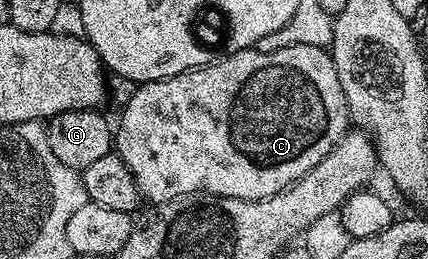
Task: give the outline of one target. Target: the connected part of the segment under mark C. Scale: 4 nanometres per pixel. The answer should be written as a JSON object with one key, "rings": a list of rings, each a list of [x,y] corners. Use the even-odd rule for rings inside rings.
{"rings":[[[292,45],[283,47],[279,51],[259,51],[256,47],[241,49],[237,53],[227,53],[225,56],[217,58],[216,61],[212,61],[210,65],[203,65],[199,69],[188,69],[186,73],[158,81],[140,82],[130,92],[129,102],[120,112],[121,122],[118,125],[116,122],[115,125],[115,151],[131,171],[142,198],[154,205],[181,197],[184,193],[210,193],[248,201],[267,199],[271,195],[282,193],[303,175],[307,175],[307,171],[311,171],[311,167],[318,165],[327,155],[327,151],[331,151],[331,147],[335,147],[335,143],[351,125],[347,99],[343,95],[343,87],[339,87],[339,75],[335,71],[335,63],[330,50],[310,45]]]}

